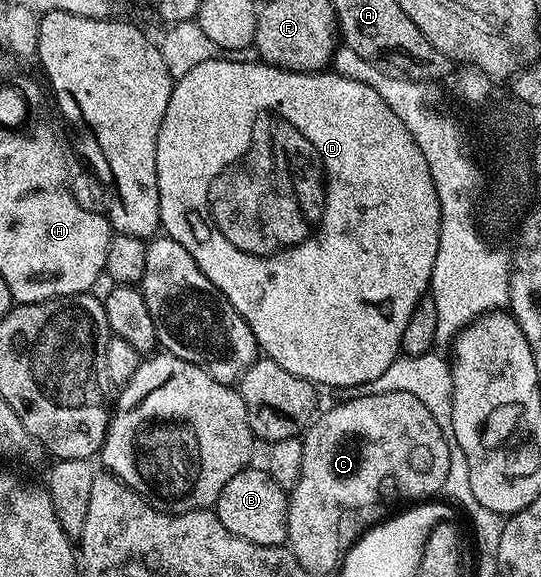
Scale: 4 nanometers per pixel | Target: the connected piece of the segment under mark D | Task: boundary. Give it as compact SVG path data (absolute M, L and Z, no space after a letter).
M215 59L200 63L199 66L192 67L187 74L174 81L174 90L168 99L168 111L164 111L164 119L160 123L160 131L156 139L156 179L158 180L158 190L160 191L160 226L161 232L170 237L188 255L192 255L194 262L204 271L204 275L226 298L226 302L241 315L248 323L252 335L258 341L258 348L265 356L270 357L284 371L292 371L292 375L300 375L304 379L314 382L318 387L352 387L360 383L368 383L376 379L376 375L387 369L388 363L392 363L400 356L400 346L404 327L408 324L408 315L416 307L416 303L421 297L427 296L430 288L430 276L432 267L436 263L436 251L440 247L441 233L441 203L438 201L436 187L434 186L432 175L429 173L428 163L425 162L424 155L416 151L413 137L408 133L408 128L392 113L384 99L364 83L358 83L353 79L341 77L333 71L319 71L316 73L292 73L289 69L280 69L276 65L254 62L234 62L225 59Z

